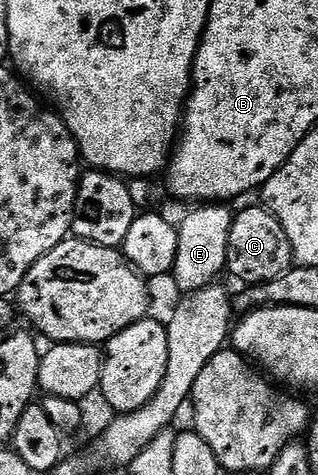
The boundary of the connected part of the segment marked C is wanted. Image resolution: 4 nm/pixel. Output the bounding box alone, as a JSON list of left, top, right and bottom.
[226,207,295,286]

